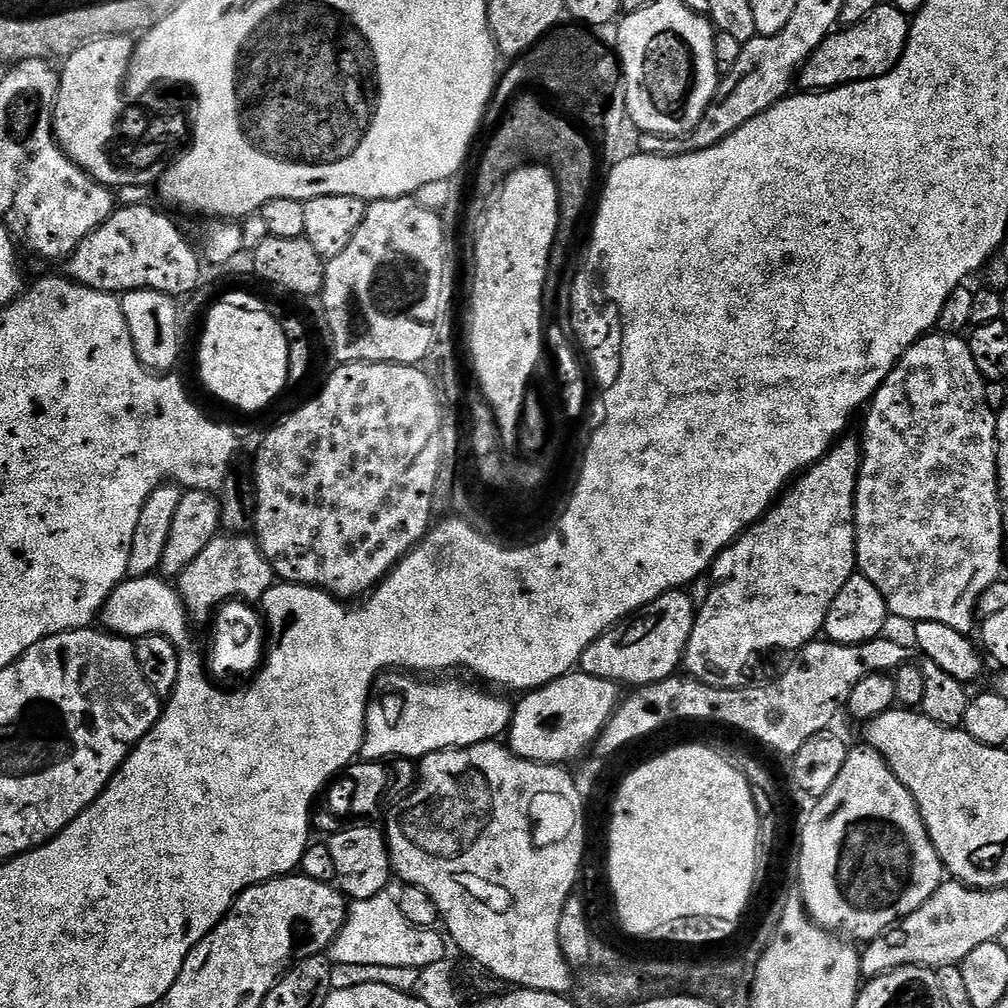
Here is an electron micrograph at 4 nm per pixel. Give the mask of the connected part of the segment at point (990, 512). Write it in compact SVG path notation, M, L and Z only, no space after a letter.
M929 334L923 336L894 366L894 370L882 382L867 405L868 417L864 420L860 477L856 487L856 566L859 575L870 578L886 598L886 606L893 617L911 622L938 622L965 634L973 631L978 617L976 607L982 594L990 585L1001 579L1000 567L1004 564L1004 532L1000 509L1000 491L996 473L996 417L986 402L986 381L974 366L974 354L970 354L967 339L960 334Z

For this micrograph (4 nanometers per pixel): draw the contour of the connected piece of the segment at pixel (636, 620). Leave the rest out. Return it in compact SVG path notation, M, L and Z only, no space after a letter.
M684 590L667 592L654 598L654 602L631 618L603 632L580 656L579 671L594 678L613 680L621 686L657 684L677 675L694 630L697 611Z

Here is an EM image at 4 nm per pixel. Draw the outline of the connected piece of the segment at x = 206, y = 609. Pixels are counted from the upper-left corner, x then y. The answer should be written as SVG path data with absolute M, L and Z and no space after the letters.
M217 535L215 540L182 570L178 577L180 601L193 621L213 615L221 605L239 598L245 602L260 602L272 589L274 573L270 562L260 553L260 546L251 535Z

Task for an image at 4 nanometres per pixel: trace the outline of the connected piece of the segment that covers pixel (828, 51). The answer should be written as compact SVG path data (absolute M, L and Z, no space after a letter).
M891 2L881 3L862 22L850 24L833 31L810 54L798 73L801 89L818 92L830 88L841 88L844 84L853 84L859 80L873 80L894 70L894 66L904 57L910 17L898 10Z

